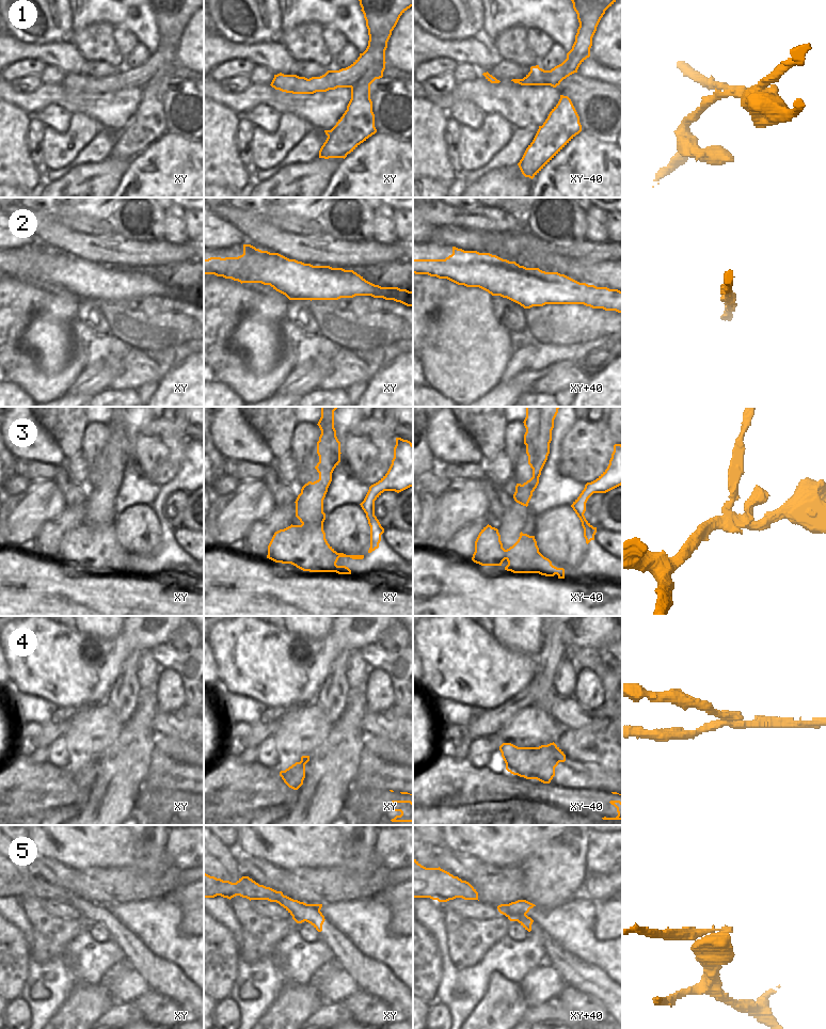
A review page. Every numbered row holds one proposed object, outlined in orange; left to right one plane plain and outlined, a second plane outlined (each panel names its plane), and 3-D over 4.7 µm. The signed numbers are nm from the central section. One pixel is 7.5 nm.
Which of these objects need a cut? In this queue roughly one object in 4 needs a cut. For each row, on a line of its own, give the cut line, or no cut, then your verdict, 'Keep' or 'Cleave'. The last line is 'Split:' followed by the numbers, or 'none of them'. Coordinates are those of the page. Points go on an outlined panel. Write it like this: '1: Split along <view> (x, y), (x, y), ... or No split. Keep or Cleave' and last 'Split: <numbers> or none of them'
1: Split along xy (370, 40), (374, 44), (374, 63), (366, 74), (351, 88). Cleave
2: No split. Keep
3: Split along xy (302, 522), (322, 523). Cleave
4: Split along xy (301, 759), (305, 763). Cleave
5: Split along xy (284, 896), (280, 899), (279, 903). Cleave
Split: 1, 3, 4, 5.

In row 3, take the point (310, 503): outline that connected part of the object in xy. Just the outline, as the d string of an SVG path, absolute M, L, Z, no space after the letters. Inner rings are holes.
M321 407L318 426L321 430L317 442L319 462L315 466L319 479L305 484L296 500L296 517L301 523L323 523L323 500L332 481L332 473L340 462L340 442L334 428L334 411L338 407Z

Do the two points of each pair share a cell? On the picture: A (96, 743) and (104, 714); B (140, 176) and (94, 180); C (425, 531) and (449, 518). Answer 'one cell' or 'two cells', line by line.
A: one cell
B: two cells
C: two cells

